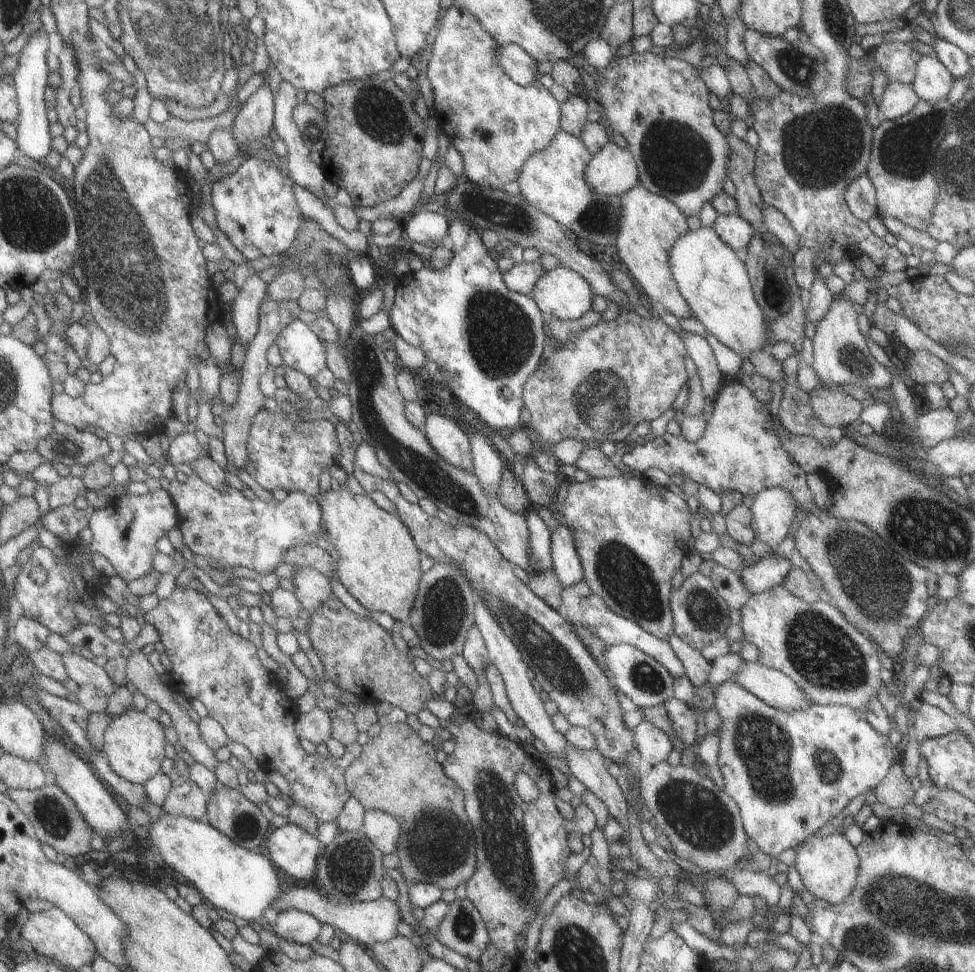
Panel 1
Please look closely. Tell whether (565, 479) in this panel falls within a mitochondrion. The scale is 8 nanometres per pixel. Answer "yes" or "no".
no

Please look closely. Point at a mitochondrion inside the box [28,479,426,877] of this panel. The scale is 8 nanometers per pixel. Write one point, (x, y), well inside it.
(53, 818)

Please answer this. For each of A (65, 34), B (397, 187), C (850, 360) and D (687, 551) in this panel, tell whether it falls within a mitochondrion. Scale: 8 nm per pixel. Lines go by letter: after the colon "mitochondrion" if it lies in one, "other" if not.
A: other
B: other
C: mitochondrion
D: other

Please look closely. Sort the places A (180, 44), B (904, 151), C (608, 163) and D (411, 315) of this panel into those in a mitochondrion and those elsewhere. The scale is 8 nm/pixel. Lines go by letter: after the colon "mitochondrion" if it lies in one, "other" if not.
A: mitochondrion
B: mitochondrion
C: other
D: other

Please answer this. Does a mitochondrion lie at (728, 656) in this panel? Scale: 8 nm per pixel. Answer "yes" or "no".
no

